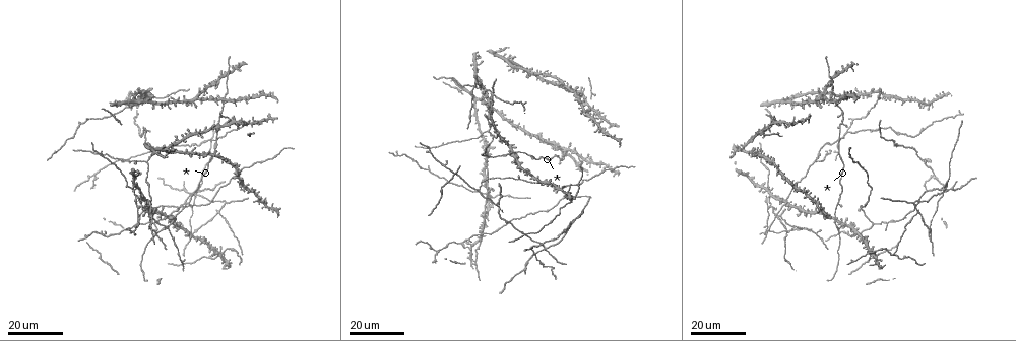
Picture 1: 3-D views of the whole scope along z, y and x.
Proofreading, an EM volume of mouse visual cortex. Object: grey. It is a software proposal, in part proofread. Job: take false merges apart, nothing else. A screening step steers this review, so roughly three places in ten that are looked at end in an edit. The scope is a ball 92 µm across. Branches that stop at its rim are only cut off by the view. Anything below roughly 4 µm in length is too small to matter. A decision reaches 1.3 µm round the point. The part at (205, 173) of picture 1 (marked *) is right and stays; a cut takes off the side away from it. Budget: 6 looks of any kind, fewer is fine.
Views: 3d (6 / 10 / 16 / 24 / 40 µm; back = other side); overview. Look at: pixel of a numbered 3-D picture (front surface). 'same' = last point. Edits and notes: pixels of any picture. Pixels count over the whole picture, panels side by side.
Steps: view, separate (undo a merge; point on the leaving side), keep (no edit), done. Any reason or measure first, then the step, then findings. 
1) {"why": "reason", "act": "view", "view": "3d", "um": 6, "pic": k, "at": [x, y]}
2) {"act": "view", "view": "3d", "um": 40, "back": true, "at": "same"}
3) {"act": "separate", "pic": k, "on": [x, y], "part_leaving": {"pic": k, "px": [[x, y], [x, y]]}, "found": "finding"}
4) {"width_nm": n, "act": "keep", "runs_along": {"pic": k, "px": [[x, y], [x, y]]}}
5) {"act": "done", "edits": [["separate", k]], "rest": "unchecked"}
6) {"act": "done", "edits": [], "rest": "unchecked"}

{"why": "arms part here", "act": "view", "view": "3d", "um": 24, "pic": 1, "at": [177, 207]}

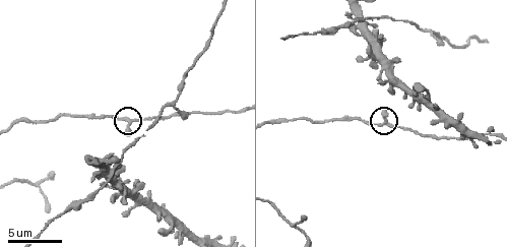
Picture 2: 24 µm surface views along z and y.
{"act": "view", "view": "3d", "um": 6, "pic": 2, "at": [386, 124]}

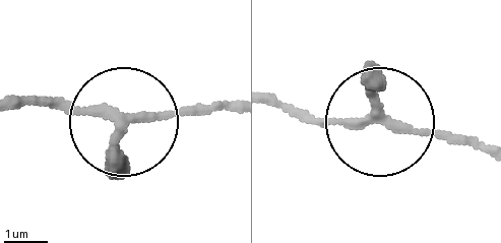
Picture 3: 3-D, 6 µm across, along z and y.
{"act": "keep", "found": "one cell here"}

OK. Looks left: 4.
{"why": "branch point", "act": "view", "view": "3d", "um": 24, "pic": 1, "at": [231, 120]}

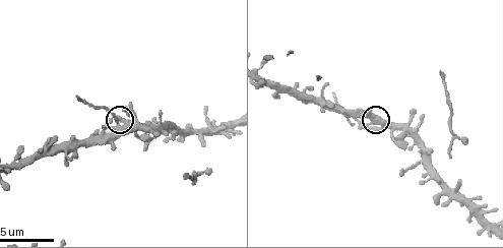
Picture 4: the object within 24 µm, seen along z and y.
{"act": "view", "view": "3d", "um": 10, "pic": 4, "at": [374, 129]}

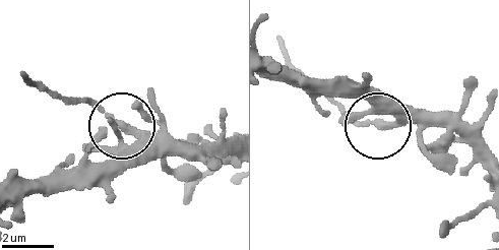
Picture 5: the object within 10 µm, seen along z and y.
{"arms": 3, "act": "separate", "pic": 5, "on": [103, 111], "found": "a second cell is stuck on"}

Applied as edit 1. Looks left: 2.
{"act": "done", "edits": [["separate", 5]], "rest": "unchecked"}

